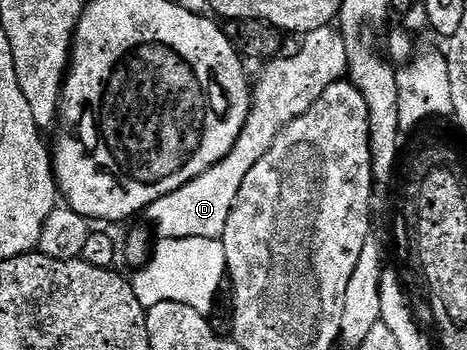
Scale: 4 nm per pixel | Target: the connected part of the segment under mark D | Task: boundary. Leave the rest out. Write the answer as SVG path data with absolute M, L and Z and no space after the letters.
M330 26L320 28L314 32L306 32L302 40L305 41L302 42L301 49L294 56L278 55L262 67L265 69L262 70L261 77L258 80L256 77L255 83L251 88L249 117L231 151L215 166L211 166L206 172L199 174L199 178L187 182L182 188L167 194L163 198L159 198L147 210L150 224L148 227L157 240L178 240L179 238L221 240L225 235L227 218L231 214L231 210L237 201L239 190L243 186L243 178L247 178L247 174L251 174L251 166L255 166L255 162L259 162L259 158L263 158L263 154L267 154L267 150L271 150L277 135L292 120L307 114L307 110L311 110L311 106L315 106L315 102L319 102L319 98L323 98L323 90L327 90L327 86L346 79L349 71L347 46L345 45L345 39L343 39L336 27Z

